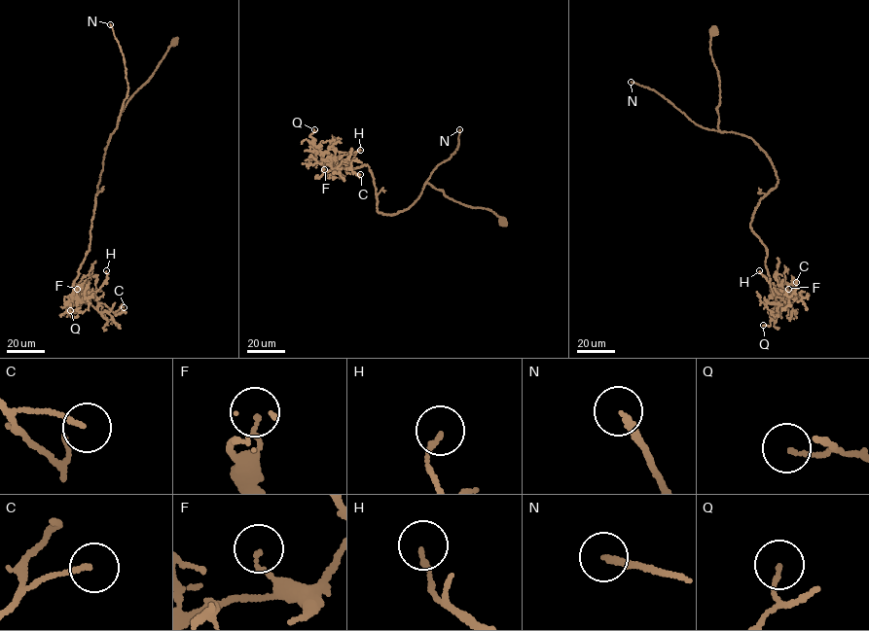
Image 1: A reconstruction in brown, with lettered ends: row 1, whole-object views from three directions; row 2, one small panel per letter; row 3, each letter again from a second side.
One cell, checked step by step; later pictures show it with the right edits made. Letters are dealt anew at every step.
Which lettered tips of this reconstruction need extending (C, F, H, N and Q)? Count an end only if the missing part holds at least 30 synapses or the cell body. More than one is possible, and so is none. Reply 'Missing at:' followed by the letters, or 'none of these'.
Missing at: N

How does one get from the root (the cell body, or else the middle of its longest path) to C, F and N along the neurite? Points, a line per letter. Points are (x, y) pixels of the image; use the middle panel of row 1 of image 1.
C: (503, 222), (427, 183), (410, 207), (383, 214), (367, 164), (352, 168), (322, 154), (324, 164), (360, 174)
F: (503, 222), (427, 183), (410, 207), (383, 214), (367, 164), (352, 168), (324, 153), (324, 169)
N: (503, 222), (491, 210), (461, 203), (426, 182), (433, 169), (451, 157), (458, 147), (459, 129)

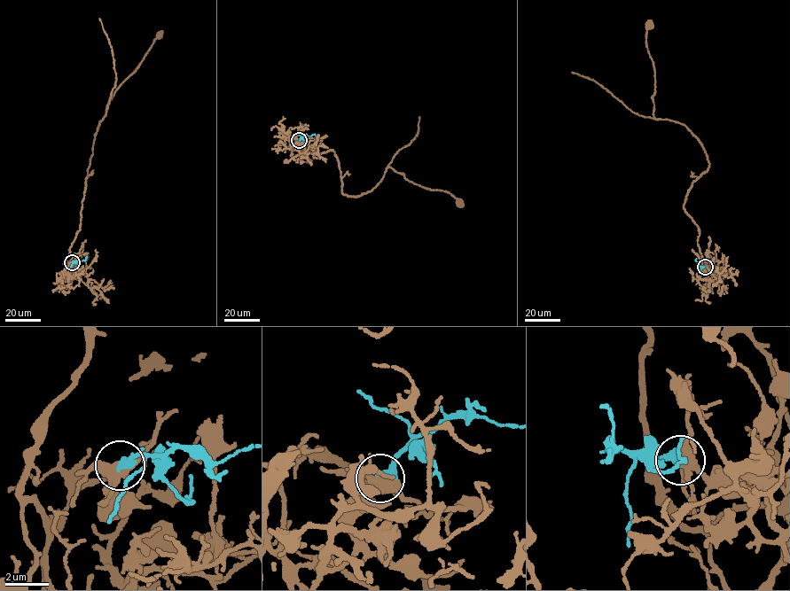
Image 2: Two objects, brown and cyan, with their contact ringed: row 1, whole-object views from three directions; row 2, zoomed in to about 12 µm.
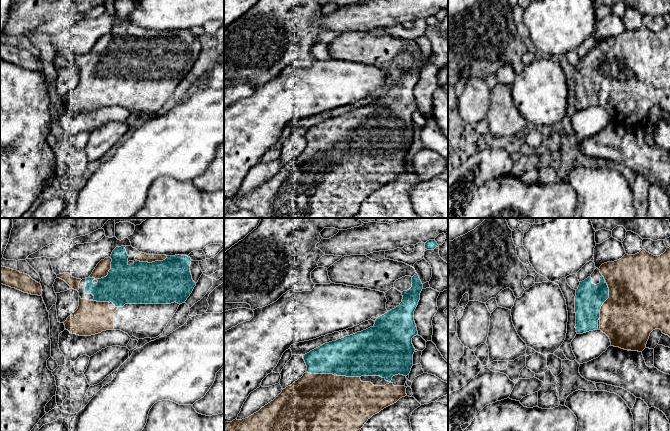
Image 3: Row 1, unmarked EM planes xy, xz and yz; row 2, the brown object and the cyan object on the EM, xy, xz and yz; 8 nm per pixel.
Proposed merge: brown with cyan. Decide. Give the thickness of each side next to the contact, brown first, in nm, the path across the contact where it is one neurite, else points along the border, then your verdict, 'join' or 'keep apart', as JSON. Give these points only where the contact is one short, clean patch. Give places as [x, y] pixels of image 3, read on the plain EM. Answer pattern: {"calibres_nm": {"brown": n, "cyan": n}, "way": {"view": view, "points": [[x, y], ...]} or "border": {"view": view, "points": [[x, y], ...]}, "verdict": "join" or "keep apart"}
{"calibres_nm": {"brown": 110, "cyan": 320}, "verdict": "join"}

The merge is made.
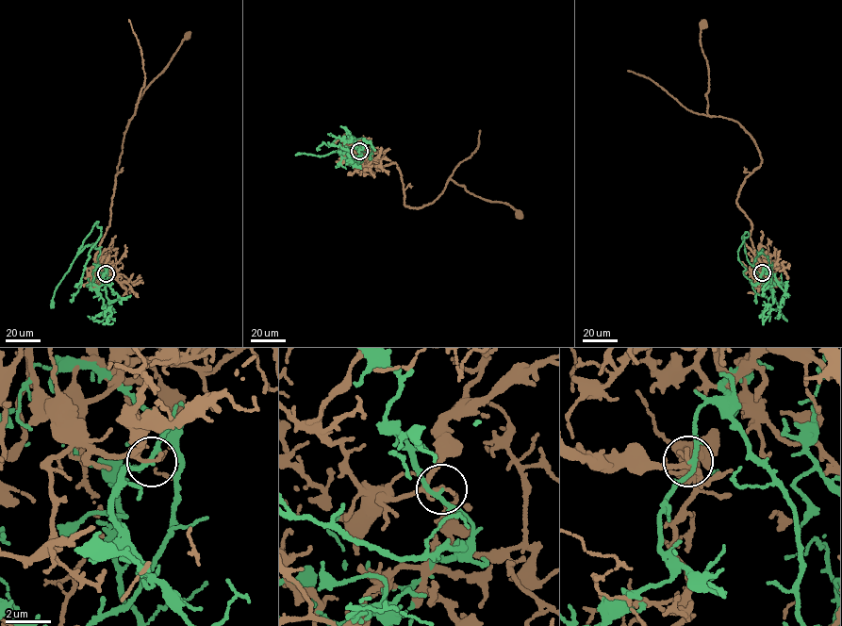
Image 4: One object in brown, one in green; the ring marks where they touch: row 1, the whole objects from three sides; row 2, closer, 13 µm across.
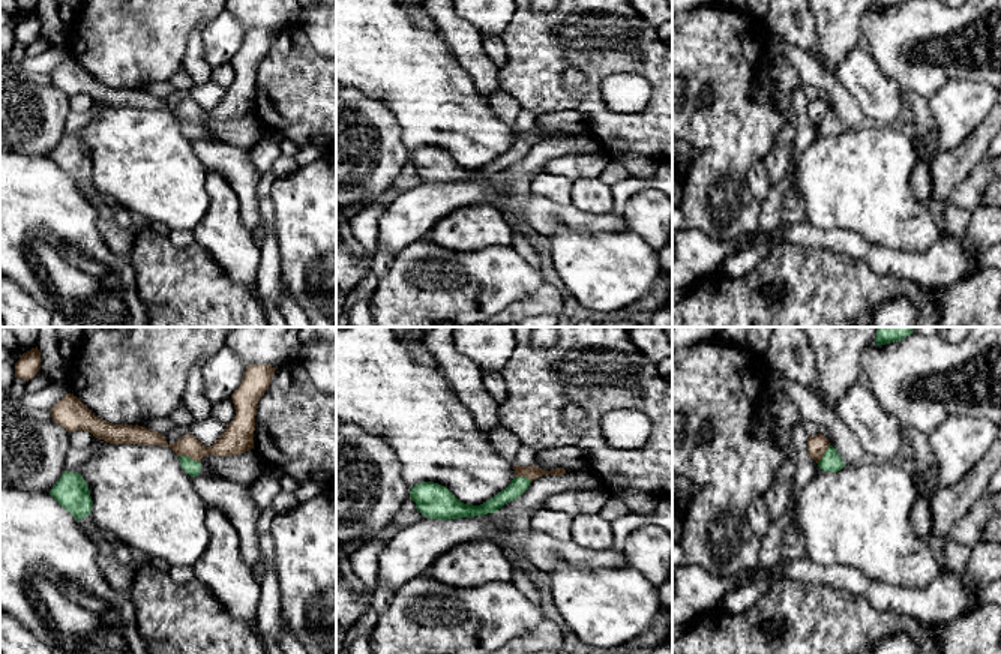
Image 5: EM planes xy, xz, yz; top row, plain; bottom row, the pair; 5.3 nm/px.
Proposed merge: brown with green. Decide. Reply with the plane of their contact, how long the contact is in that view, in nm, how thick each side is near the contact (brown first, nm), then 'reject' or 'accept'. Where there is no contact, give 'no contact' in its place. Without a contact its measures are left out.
xy | 130 nm | 140/80 nm | reject

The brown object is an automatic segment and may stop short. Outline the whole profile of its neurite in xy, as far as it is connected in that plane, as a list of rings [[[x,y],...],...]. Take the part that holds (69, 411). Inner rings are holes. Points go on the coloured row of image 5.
[[[249,364],[240,387],[231,399],[236,406],[234,420],[210,447],[206,447],[194,435],[186,434],[168,444],[159,432],[144,426],[113,424],[96,417],[77,396],[66,393],[50,411],[53,422],[74,430],[89,430],[95,438],[110,444],[167,446],[177,456],[188,456],[201,462],[207,454],[233,456],[254,448],[255,416],[260,398],[270,386],[275,368],[270,364]]]

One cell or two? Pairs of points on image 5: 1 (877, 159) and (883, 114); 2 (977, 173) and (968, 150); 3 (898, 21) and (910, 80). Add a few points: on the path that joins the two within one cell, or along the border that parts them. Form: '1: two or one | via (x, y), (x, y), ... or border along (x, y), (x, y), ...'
1: two | border along (868, 122), (895, 126)
2: two | border along (985, 156), (950, 192)
3: one | via (898, 36), (896, 57), (904, 65)

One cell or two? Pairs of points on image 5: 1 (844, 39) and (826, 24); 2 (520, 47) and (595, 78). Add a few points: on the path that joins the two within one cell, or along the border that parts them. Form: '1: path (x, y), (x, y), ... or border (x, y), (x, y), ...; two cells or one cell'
1: path (839, 35), (830, 26); one cell
2: path (539, 47), (563, 47), (580, 59); one cell

